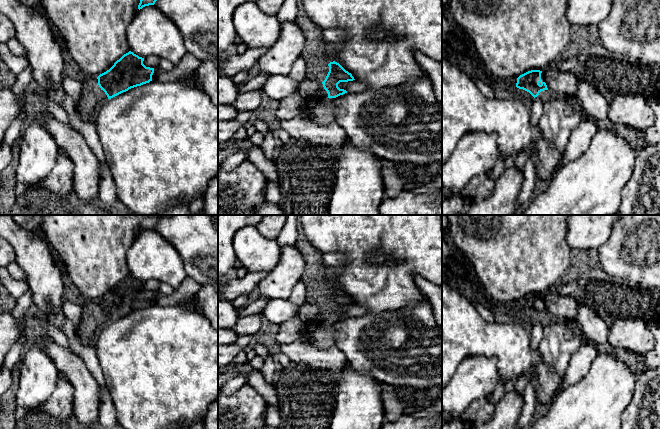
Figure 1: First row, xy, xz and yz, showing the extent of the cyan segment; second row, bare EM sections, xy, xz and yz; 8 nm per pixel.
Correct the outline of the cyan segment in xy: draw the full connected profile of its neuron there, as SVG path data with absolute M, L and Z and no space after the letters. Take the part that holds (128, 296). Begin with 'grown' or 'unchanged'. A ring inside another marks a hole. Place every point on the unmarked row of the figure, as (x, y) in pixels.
grown; M129 275L97 302L82 301L80 337L94 342L108 323L152 305L154 292L146 291L143 285L144 282Z

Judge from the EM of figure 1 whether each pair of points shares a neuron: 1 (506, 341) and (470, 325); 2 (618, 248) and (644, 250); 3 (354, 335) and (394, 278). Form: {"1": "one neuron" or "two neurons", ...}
{"1": "one neuron", "2": "one neuron", "3": "two neurons"}

